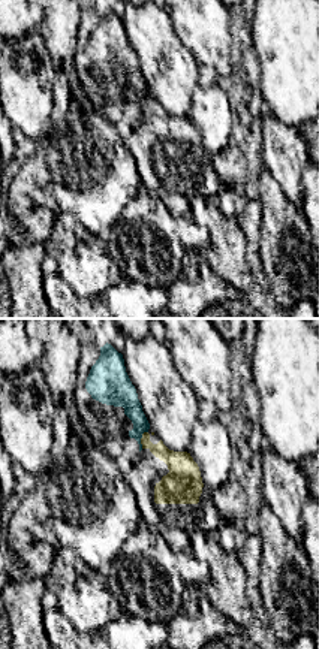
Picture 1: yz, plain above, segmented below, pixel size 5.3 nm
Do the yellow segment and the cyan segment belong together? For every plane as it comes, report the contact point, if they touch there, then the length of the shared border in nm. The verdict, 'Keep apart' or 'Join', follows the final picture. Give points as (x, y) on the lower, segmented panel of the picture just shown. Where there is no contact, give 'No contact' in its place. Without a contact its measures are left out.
Touches yellow at (141, 438). Shared border 100 nm

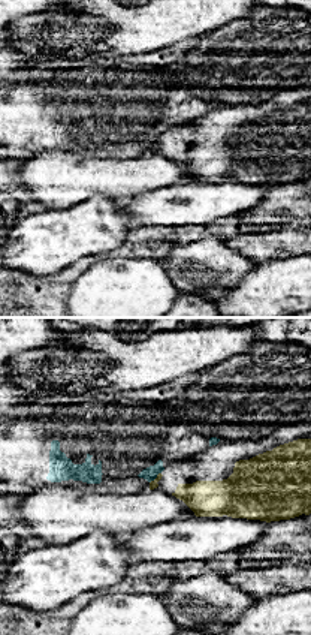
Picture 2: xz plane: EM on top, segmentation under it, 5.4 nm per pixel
Touches yellow at (156, 478). Shared border 90 nm

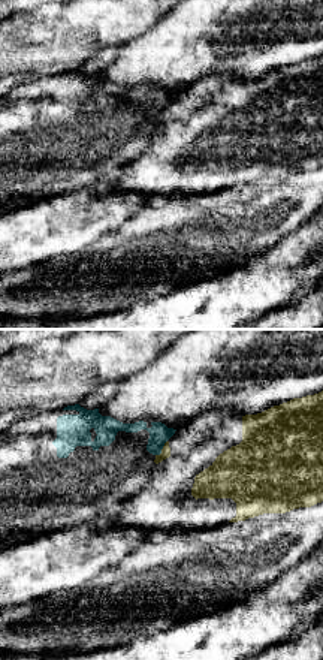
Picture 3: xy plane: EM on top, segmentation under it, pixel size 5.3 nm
Touches yellow at (162, 449). Shared border 110 nm

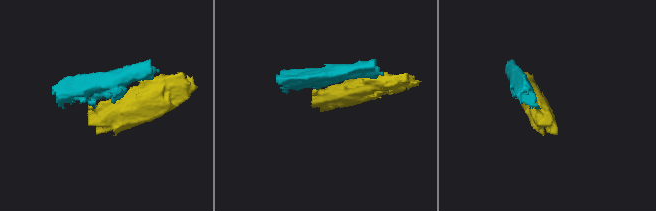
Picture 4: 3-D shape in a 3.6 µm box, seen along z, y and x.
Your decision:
Keep apart

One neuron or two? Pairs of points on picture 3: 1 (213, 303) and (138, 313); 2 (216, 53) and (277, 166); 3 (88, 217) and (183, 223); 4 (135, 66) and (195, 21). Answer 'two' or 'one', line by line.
1: one
2: two
3: two
4: one

